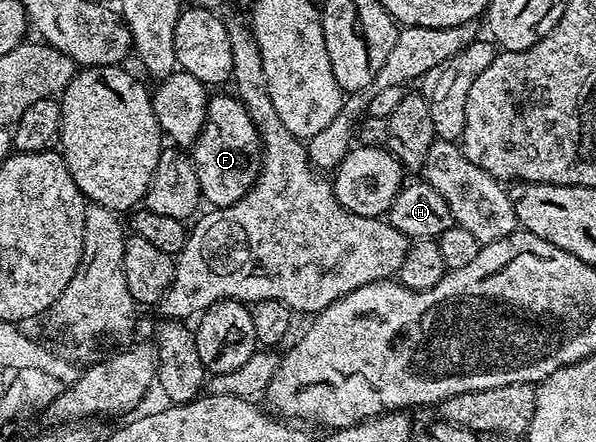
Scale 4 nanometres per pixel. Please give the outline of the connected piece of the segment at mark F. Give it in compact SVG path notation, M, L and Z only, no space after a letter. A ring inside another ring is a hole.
M237 95L214 96L206 101L206 121L192 145L192 161L201 199L215 208L232 206L254 185L262 168L262 143L252 118Z

